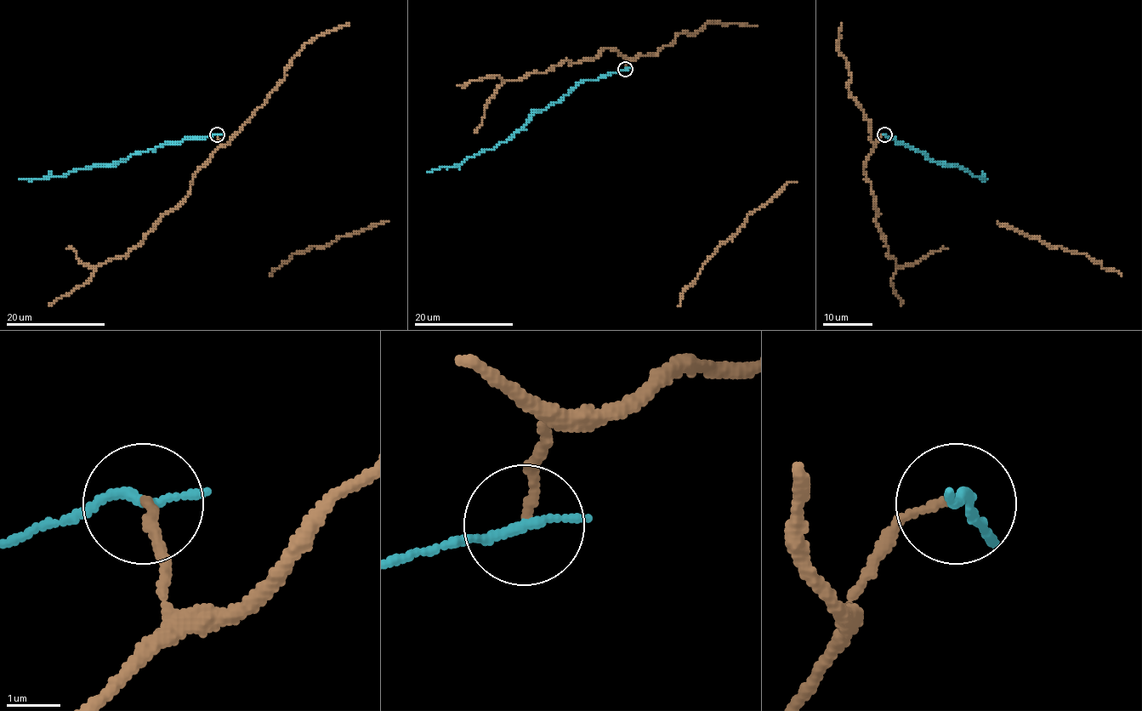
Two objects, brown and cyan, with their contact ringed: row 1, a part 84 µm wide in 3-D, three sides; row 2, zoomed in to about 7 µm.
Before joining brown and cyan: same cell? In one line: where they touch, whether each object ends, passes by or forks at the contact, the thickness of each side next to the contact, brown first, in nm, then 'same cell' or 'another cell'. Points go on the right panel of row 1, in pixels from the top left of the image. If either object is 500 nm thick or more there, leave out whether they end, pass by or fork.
at (884, 134); brown ends there; cyan ends there; 140 nm thick on the brown side, 220 nm on the other; another cell

